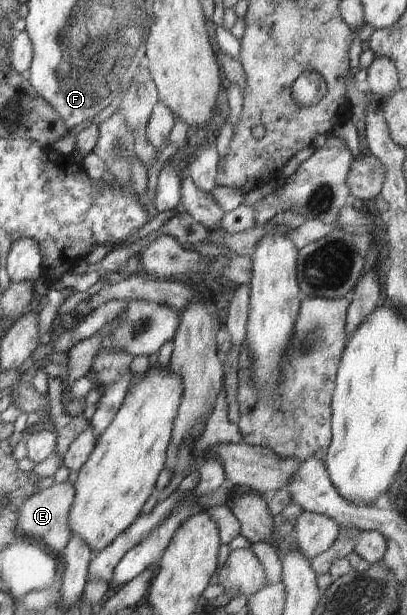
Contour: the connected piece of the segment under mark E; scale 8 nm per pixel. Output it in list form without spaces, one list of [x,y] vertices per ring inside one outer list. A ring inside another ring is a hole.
[[[69,481],[55,483],[49,488],[41,489],[35,492],[23,502],[19,509],[19,518],[17,519],[17,532],[21,536],[31,536],[43,542],[44,546],[49,546],[50,550],[63,554],[64,548],[69,542],[72,532],[69,528],[68,511],[75,500],[75,488]]]

